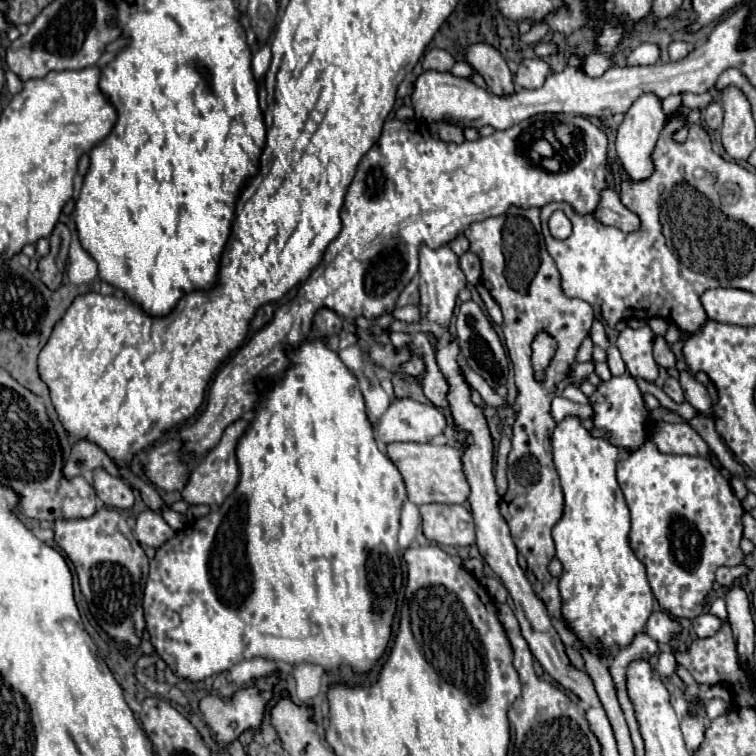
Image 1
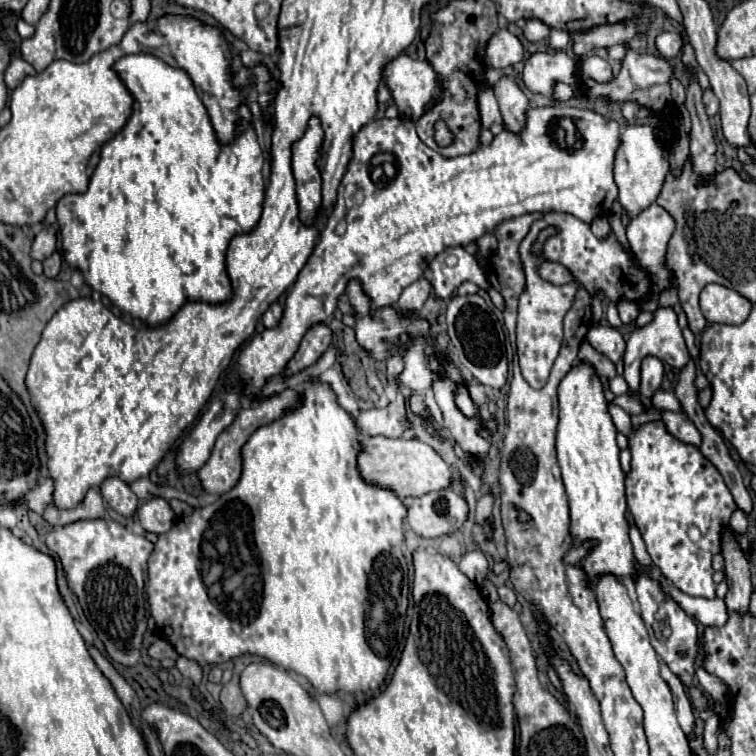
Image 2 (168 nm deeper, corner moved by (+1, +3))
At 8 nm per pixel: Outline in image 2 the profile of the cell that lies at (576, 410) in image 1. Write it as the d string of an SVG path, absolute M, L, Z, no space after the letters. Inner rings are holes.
M609 404L609 414L617 426L619 432L623 432L629 440L631 450L631 472L625 478L627 488L627 506L629 512L635 518L635 524L641 530L641 536L647 544L647 552L653 560L653 564L661 570L661 574L677 586L681 592L689 596L703 596L703 598L715 598L717 584L713 582L713 568L711 560L715 554L721 552L721 528L729 524L731 512L737 508L729 488L721 480L721 474L717 468L699 452L697 446L683 444L675 436L671 436L663 424L663 420L653 420L647 424L641 424L639 428L631 426L631 416L619 408L617 404ZM691 526L693 538L689 540L687 530Z

